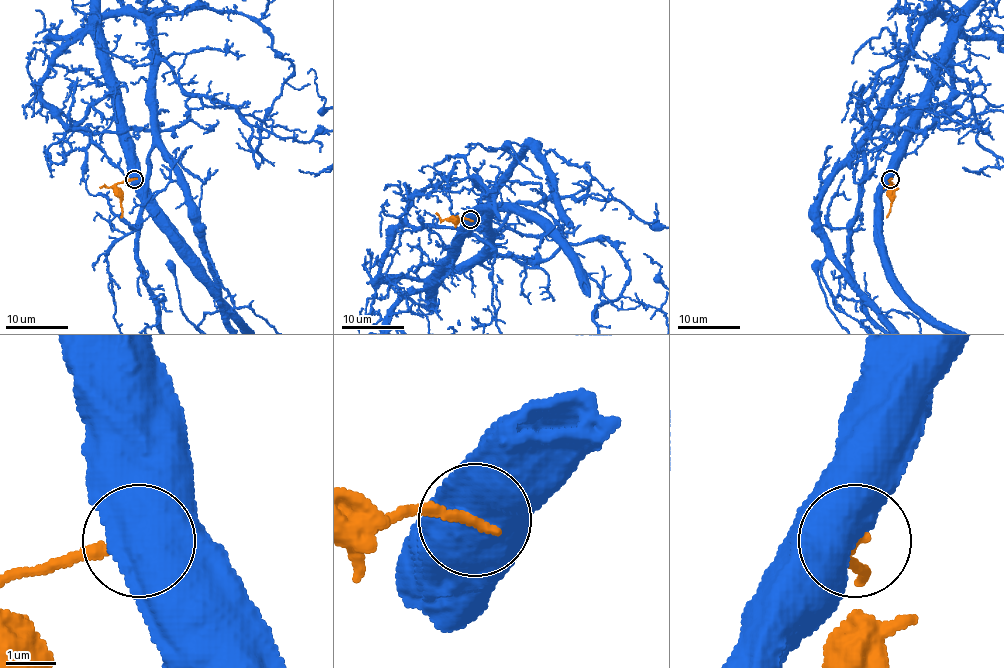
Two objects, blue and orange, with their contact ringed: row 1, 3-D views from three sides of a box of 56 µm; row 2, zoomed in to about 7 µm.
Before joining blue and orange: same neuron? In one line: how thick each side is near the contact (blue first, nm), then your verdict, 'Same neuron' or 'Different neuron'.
Thickness 850 nm (blue) against 240 nm. Different neuron

